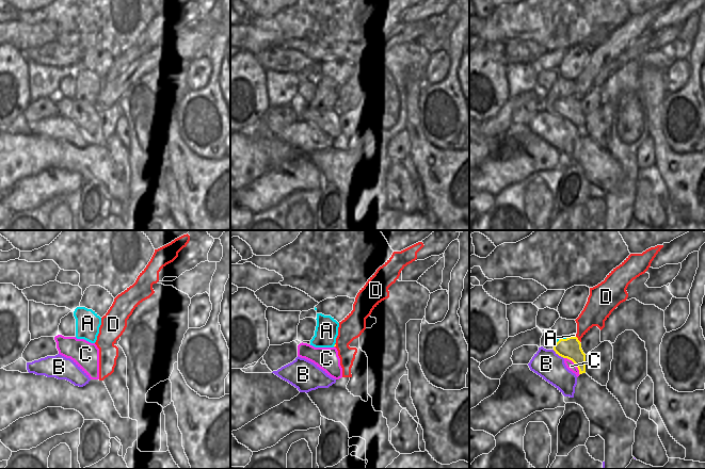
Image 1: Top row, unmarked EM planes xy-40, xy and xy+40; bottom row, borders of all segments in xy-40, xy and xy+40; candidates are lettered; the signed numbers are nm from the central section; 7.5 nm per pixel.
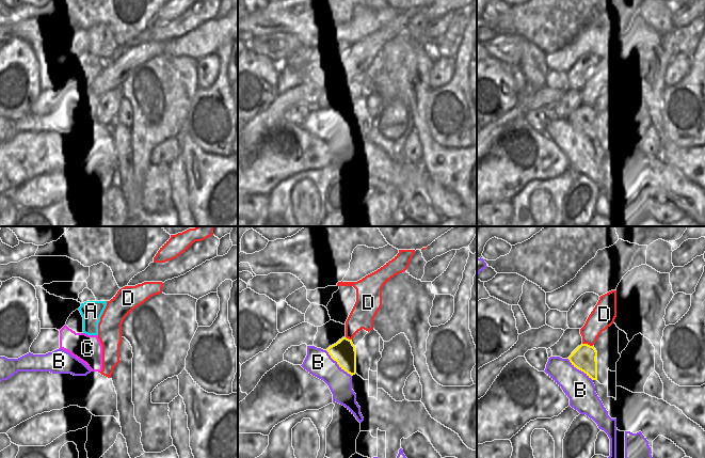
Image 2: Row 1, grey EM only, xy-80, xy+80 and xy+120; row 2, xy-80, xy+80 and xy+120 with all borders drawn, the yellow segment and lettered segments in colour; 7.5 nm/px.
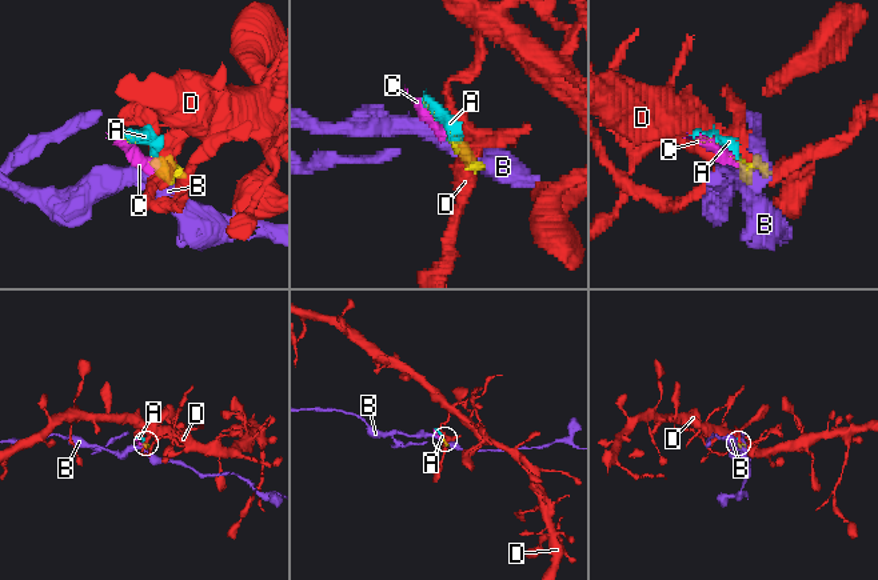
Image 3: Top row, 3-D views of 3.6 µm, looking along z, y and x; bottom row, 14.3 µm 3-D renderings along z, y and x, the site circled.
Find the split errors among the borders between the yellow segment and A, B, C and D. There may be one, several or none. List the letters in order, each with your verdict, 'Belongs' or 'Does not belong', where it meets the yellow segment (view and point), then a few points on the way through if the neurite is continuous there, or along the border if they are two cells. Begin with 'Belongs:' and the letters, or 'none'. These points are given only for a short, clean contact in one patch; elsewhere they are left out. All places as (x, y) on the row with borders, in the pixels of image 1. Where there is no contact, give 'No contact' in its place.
Belongs: C
A: Does not belong. Touches yellow at xy+40 (569, 337)
B: Does not belong. Touches yellow at xy+40 (558, 354). Boundary: xy+40 (553, 350), (563, 358)
C: Belongs. Touches yellow at xy+40 (575, 364)
D: Does not belong. Touches yellow at xy+40 (577, 339)

